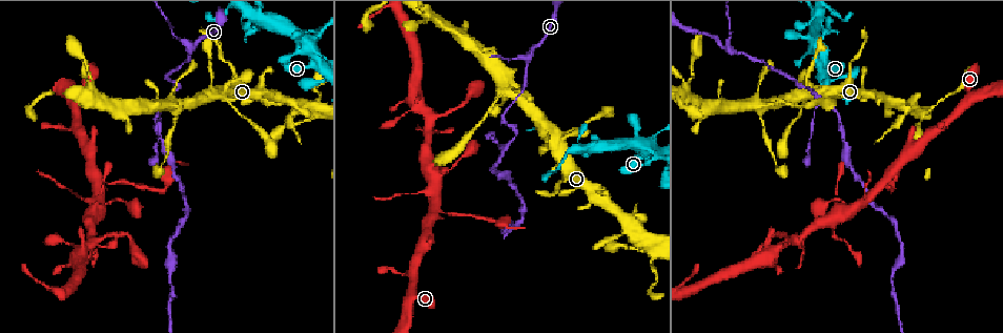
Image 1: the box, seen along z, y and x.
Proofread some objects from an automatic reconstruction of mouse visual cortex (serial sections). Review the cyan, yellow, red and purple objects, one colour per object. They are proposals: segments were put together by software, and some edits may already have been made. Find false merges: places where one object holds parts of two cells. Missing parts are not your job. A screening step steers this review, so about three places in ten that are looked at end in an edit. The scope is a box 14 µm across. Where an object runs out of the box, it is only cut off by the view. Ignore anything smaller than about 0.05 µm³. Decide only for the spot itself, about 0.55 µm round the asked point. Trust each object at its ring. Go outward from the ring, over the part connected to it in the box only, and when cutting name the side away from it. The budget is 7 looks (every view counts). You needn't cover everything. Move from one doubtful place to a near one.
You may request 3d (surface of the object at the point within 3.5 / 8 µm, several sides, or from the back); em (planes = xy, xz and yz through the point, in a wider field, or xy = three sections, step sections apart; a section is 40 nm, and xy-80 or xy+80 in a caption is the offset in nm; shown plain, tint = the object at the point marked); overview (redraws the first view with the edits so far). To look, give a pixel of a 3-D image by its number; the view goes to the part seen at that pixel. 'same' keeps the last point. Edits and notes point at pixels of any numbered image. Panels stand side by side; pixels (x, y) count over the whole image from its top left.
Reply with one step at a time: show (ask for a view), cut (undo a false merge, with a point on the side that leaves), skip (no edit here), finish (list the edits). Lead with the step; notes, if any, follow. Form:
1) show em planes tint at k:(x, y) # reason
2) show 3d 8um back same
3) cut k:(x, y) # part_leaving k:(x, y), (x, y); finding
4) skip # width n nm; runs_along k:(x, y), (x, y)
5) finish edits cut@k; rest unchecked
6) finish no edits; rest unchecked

show 3d 3.5um at 1:(96, 183) # arms part here

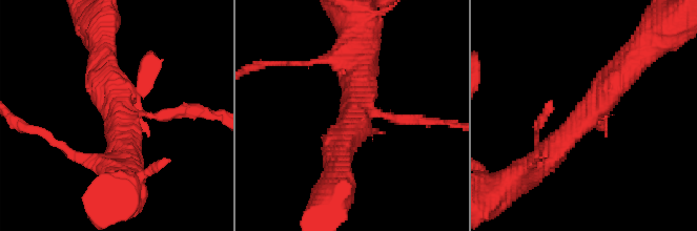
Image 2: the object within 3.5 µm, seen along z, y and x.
show em xy step 3 tint at 2:(354, 114) # arms 3; arm_widths 150, 400, 400 nm

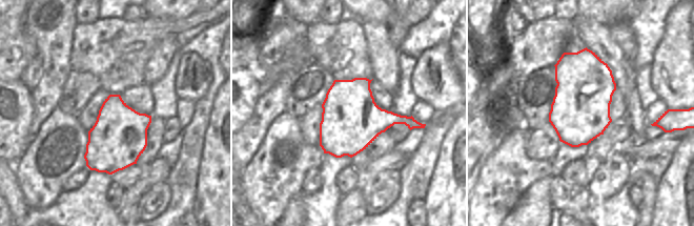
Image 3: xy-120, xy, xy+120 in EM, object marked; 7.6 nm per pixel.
cut 2:(180, 112) # part_leaving 2:(146, 112), (207, 109), (218, 116); a second cell is stuck on

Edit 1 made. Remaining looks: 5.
show overview # see it whole again

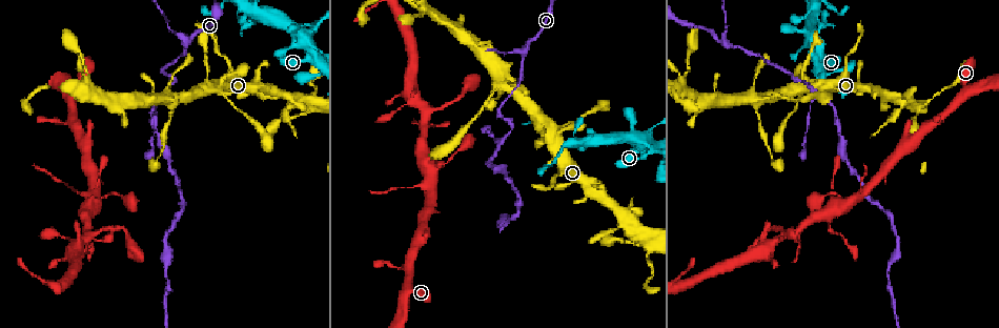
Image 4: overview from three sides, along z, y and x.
show 3d 3.5um at 4:(797, 237) # sharp bend

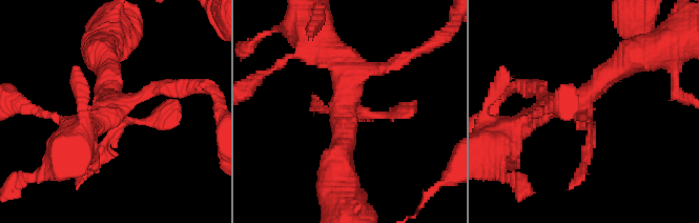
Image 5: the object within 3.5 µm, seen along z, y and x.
show em planes tint at 5:(580, 114)

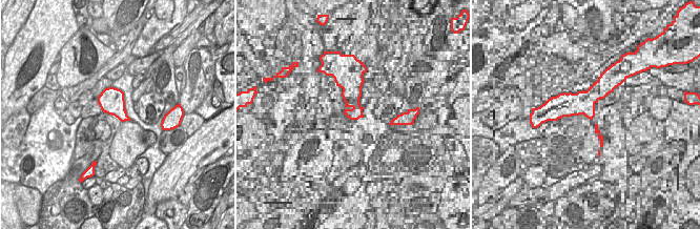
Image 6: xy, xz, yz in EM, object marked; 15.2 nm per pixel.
show em xy step 2 tint same # cut it another way

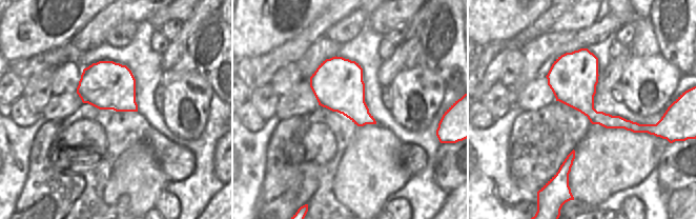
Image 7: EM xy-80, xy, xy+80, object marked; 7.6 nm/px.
skip # runs_along 5:(107, 67), (121, 116), (160, 122), (176, 103); all the same cell

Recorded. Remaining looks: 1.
show 3d 3.5um at 4:(187, 43) # thick turns thin

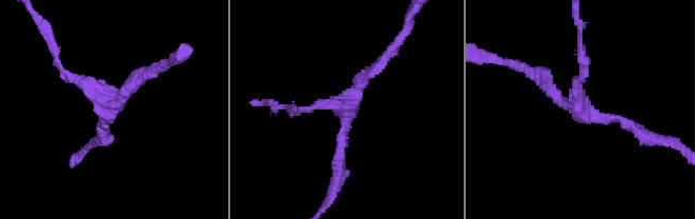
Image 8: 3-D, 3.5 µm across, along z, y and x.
skip # arm_widths 100, 150, 200 nm; runs_along 8:(530, 71), (563, 103), (635, 130); all the same cell

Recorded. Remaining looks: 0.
finish edits cut@2; rest unchecked

